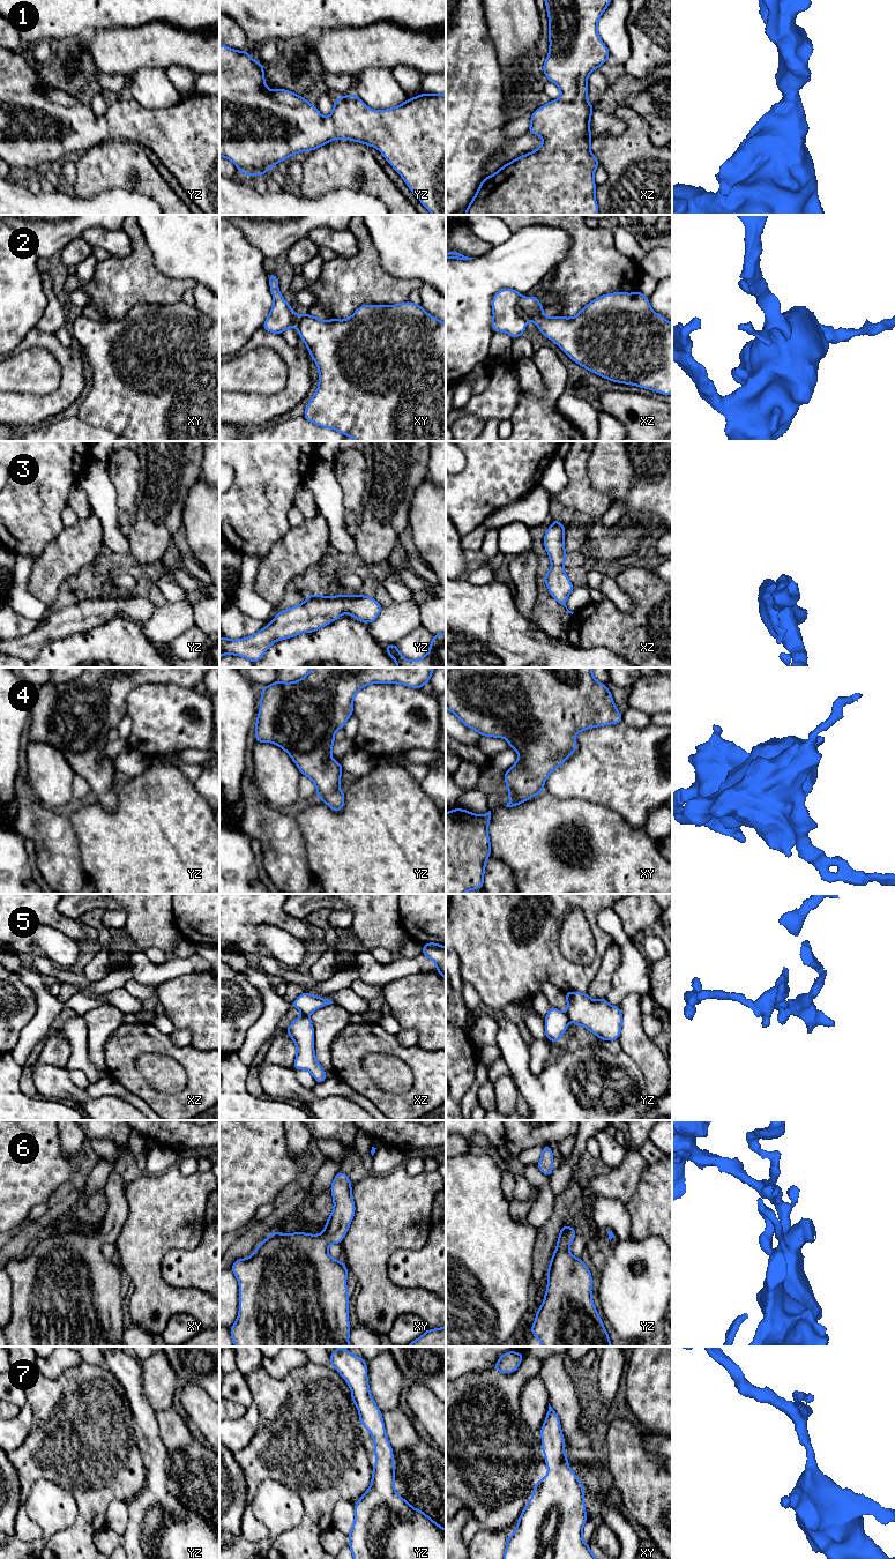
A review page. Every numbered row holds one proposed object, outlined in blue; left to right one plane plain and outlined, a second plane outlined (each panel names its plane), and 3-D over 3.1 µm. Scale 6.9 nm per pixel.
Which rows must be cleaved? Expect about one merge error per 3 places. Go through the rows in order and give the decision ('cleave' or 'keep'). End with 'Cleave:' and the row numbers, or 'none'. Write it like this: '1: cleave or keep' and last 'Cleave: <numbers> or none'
1: keep
2: keep
3: keep
4: keep
5: cleave
6: keep
7: keep
Cleave: 5

